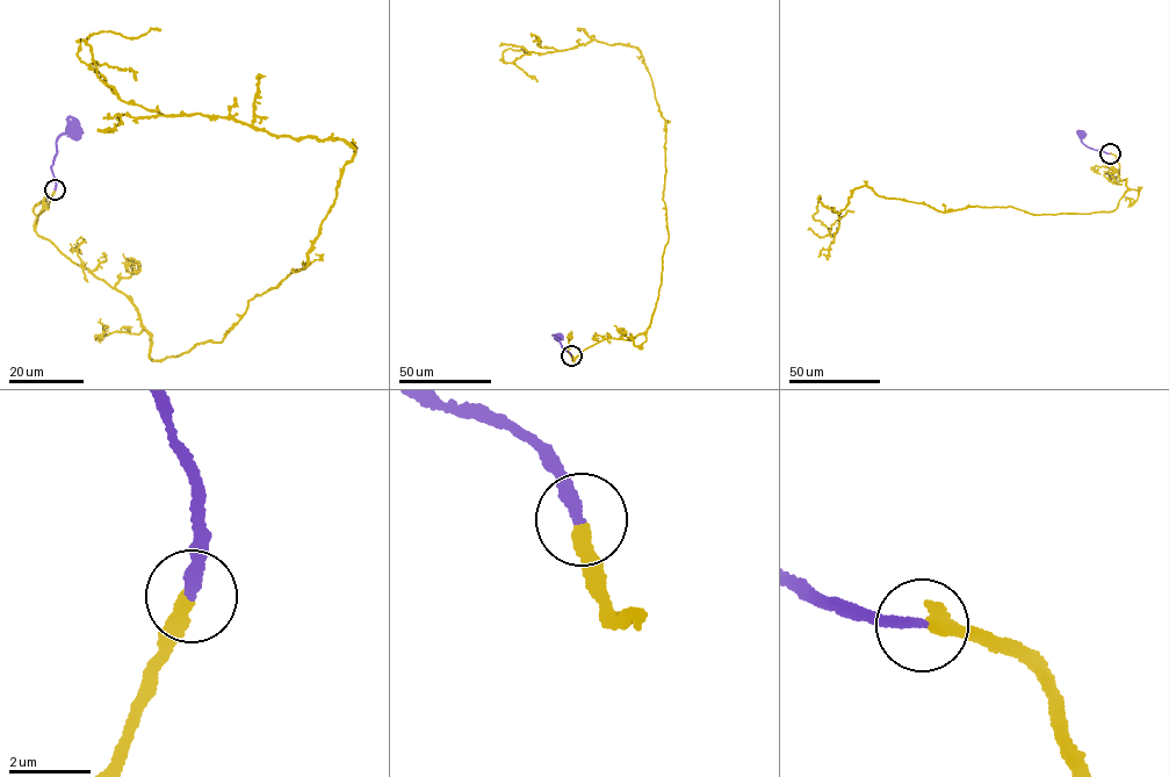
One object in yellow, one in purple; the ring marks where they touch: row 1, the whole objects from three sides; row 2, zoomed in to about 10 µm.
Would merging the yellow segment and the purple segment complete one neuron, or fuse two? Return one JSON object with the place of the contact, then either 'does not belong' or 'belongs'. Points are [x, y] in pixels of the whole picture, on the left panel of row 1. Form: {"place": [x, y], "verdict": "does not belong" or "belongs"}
{"place": [55, 189], "verdict": "belongs"}

